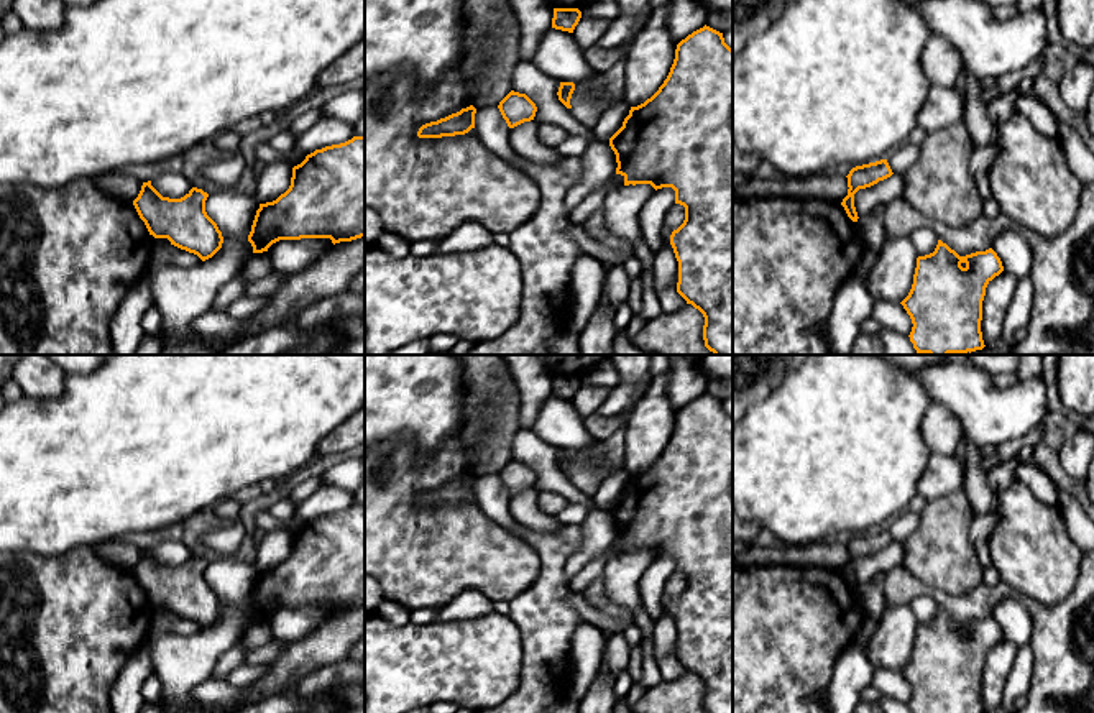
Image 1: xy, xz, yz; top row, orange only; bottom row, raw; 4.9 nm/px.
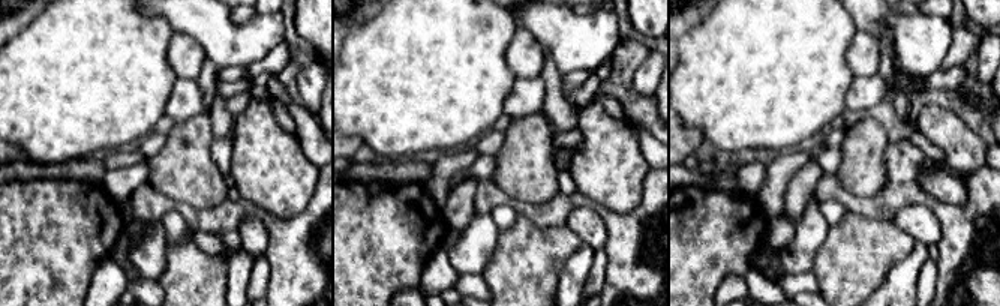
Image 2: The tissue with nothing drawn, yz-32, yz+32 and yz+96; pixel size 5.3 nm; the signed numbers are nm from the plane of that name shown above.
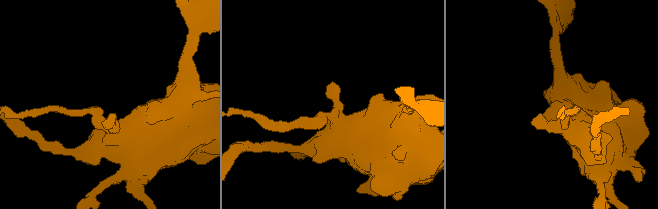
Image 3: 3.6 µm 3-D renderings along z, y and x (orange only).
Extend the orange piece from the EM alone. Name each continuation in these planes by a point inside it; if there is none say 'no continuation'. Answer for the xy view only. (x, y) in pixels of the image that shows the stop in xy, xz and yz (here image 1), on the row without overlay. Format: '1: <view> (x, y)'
no continuation

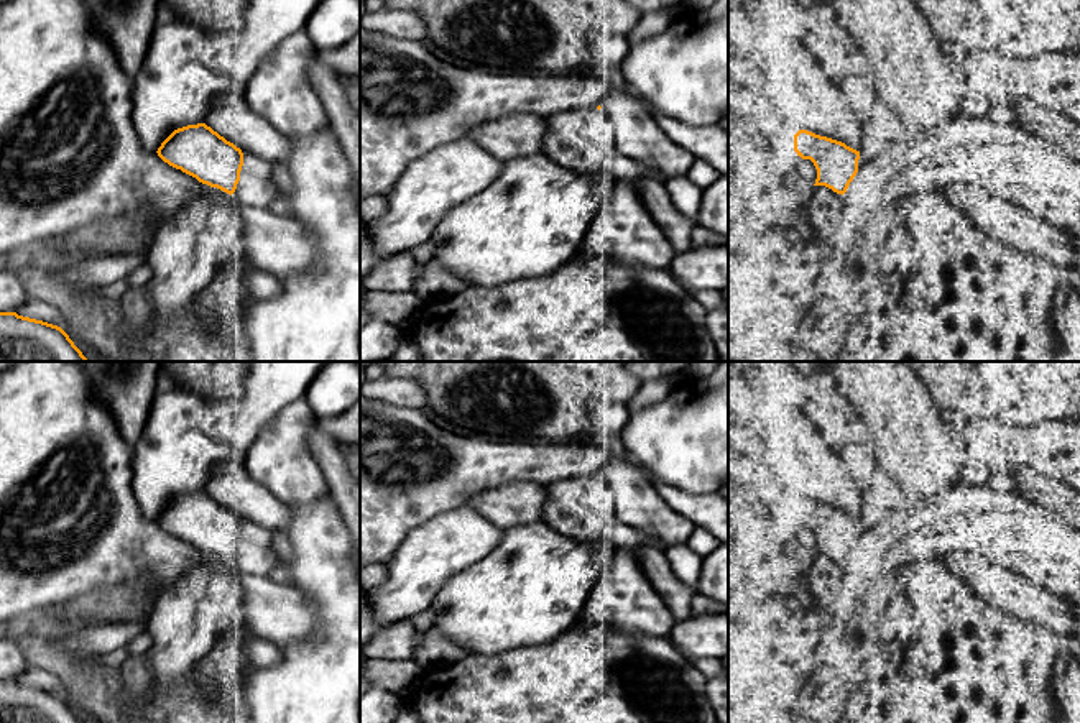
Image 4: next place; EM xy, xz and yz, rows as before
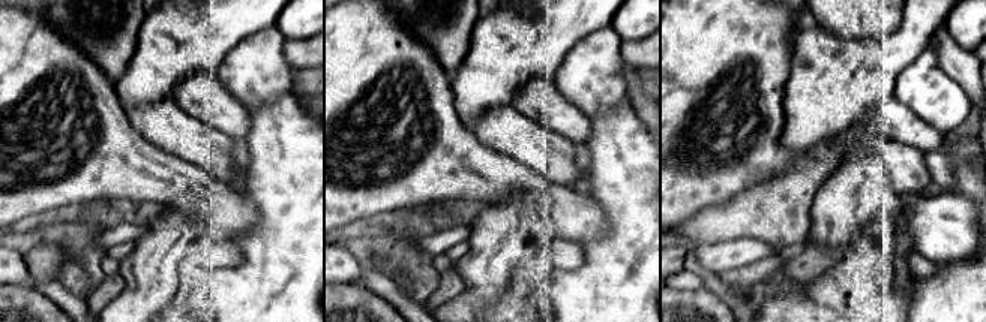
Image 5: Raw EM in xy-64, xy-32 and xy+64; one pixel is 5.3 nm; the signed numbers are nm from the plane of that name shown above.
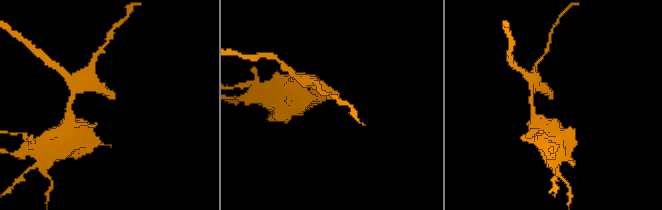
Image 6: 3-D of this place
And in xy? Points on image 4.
1: xy (255, 556)

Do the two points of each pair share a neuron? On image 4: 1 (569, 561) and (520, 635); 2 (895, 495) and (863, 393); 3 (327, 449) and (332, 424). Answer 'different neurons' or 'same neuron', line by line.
1: same neuron
2: different neurons
3: different neurons

